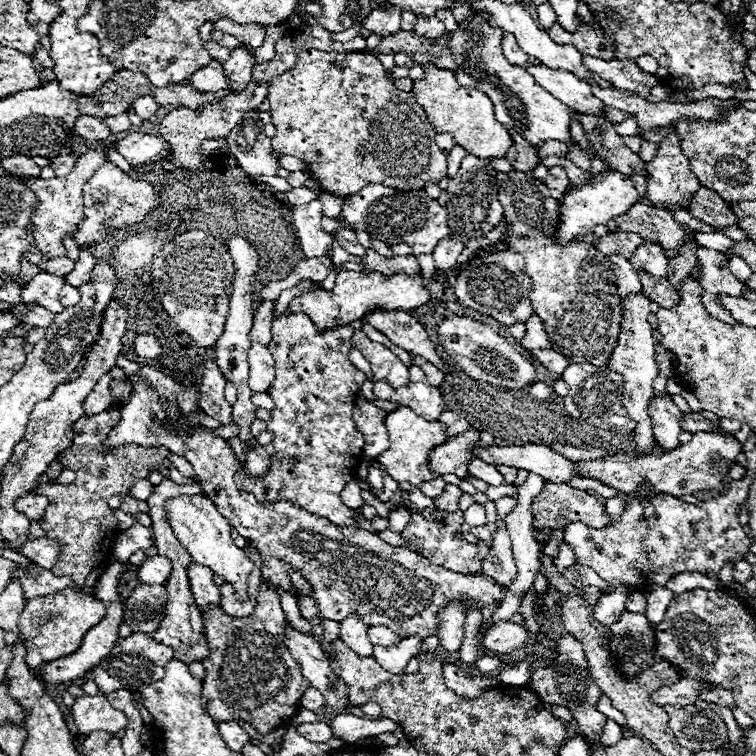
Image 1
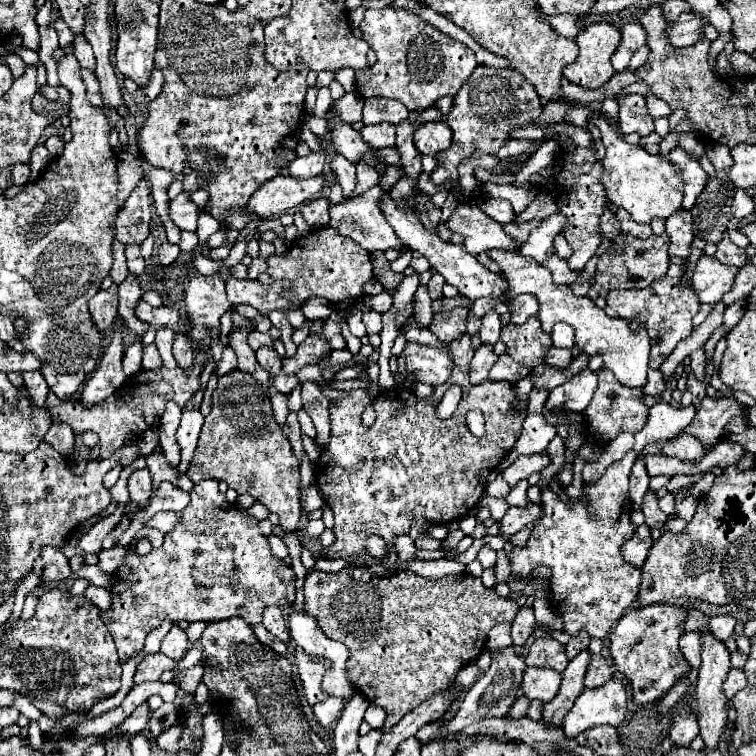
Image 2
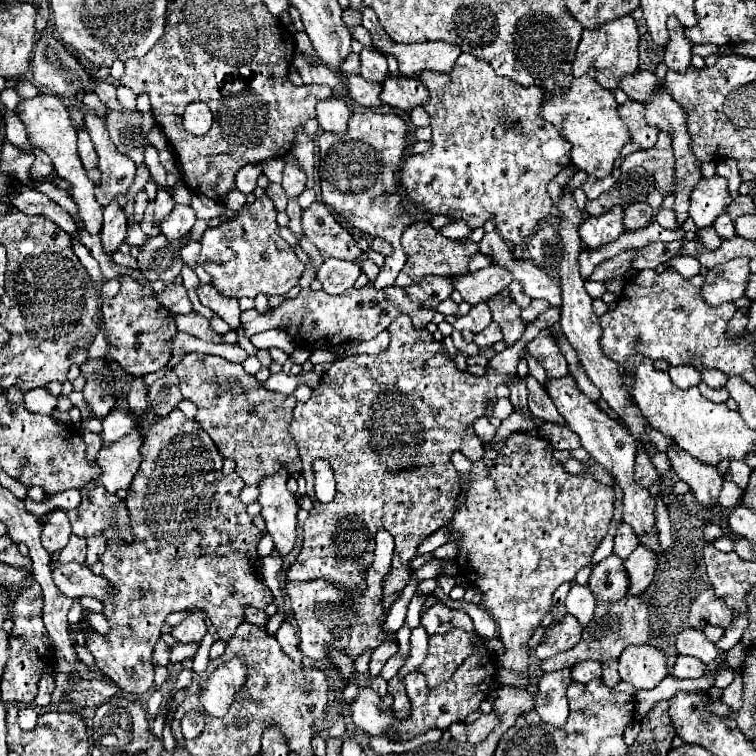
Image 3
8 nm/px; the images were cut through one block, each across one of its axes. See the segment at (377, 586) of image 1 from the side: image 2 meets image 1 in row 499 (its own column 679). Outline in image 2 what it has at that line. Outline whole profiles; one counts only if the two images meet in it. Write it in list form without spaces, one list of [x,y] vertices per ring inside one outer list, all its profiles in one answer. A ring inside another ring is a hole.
[[[678,210],[672,218],[666,220],[666,234],[670,236],[670,256],[688,258],[690,246],[694,240],[692,232],[692,214],[688,210]]]

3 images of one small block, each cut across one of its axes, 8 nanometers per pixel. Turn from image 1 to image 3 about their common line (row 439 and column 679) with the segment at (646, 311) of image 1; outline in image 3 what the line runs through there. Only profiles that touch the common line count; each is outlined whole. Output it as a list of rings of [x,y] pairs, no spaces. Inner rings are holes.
[[[686,628],[678,634],[676,650],[678,650],[678,654],[696,656],[704,664],[710,664],[720,654],[718,646],[714,642],[710,642],[702,630],[696,630],[696,628]]]

